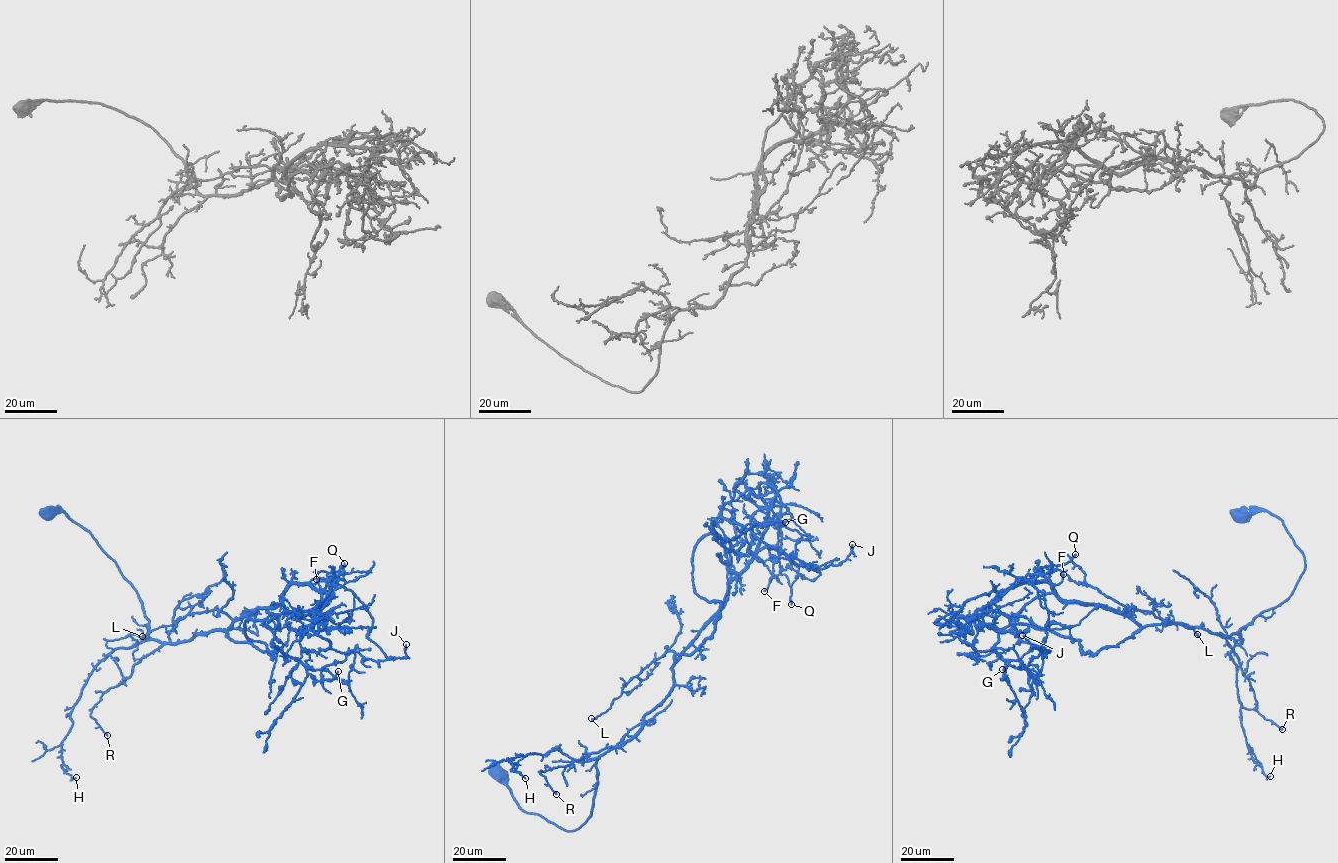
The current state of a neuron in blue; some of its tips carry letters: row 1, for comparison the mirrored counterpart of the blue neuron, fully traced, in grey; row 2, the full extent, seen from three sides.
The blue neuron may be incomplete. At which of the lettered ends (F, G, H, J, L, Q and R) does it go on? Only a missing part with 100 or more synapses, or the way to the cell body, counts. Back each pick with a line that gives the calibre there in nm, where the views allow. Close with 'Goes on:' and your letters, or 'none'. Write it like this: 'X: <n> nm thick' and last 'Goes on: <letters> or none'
Goes on: none

